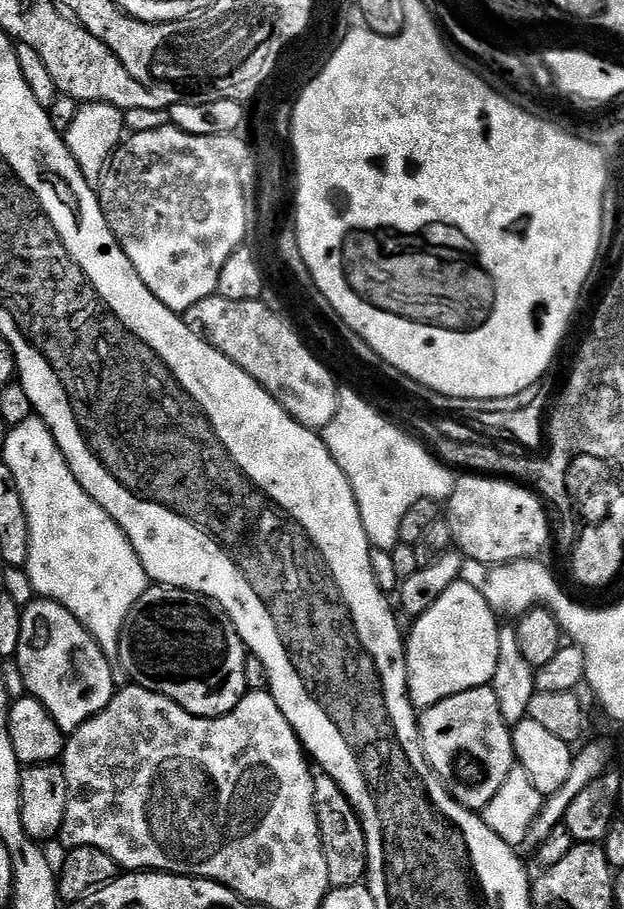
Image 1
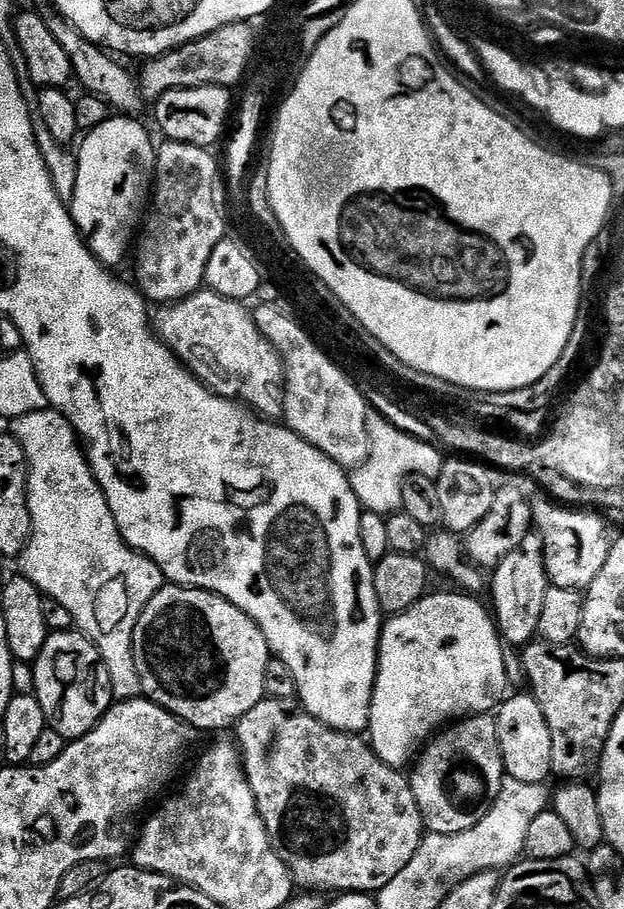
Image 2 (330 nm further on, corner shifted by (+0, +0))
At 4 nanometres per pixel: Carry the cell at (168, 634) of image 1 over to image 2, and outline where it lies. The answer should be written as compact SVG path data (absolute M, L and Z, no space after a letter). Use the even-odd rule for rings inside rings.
M165 583L145 602L132 628L132 657L143 695L179 716L193 729L220 728L235 721L265 695L264 674L270 659L262 630L238 606L205 588Z

